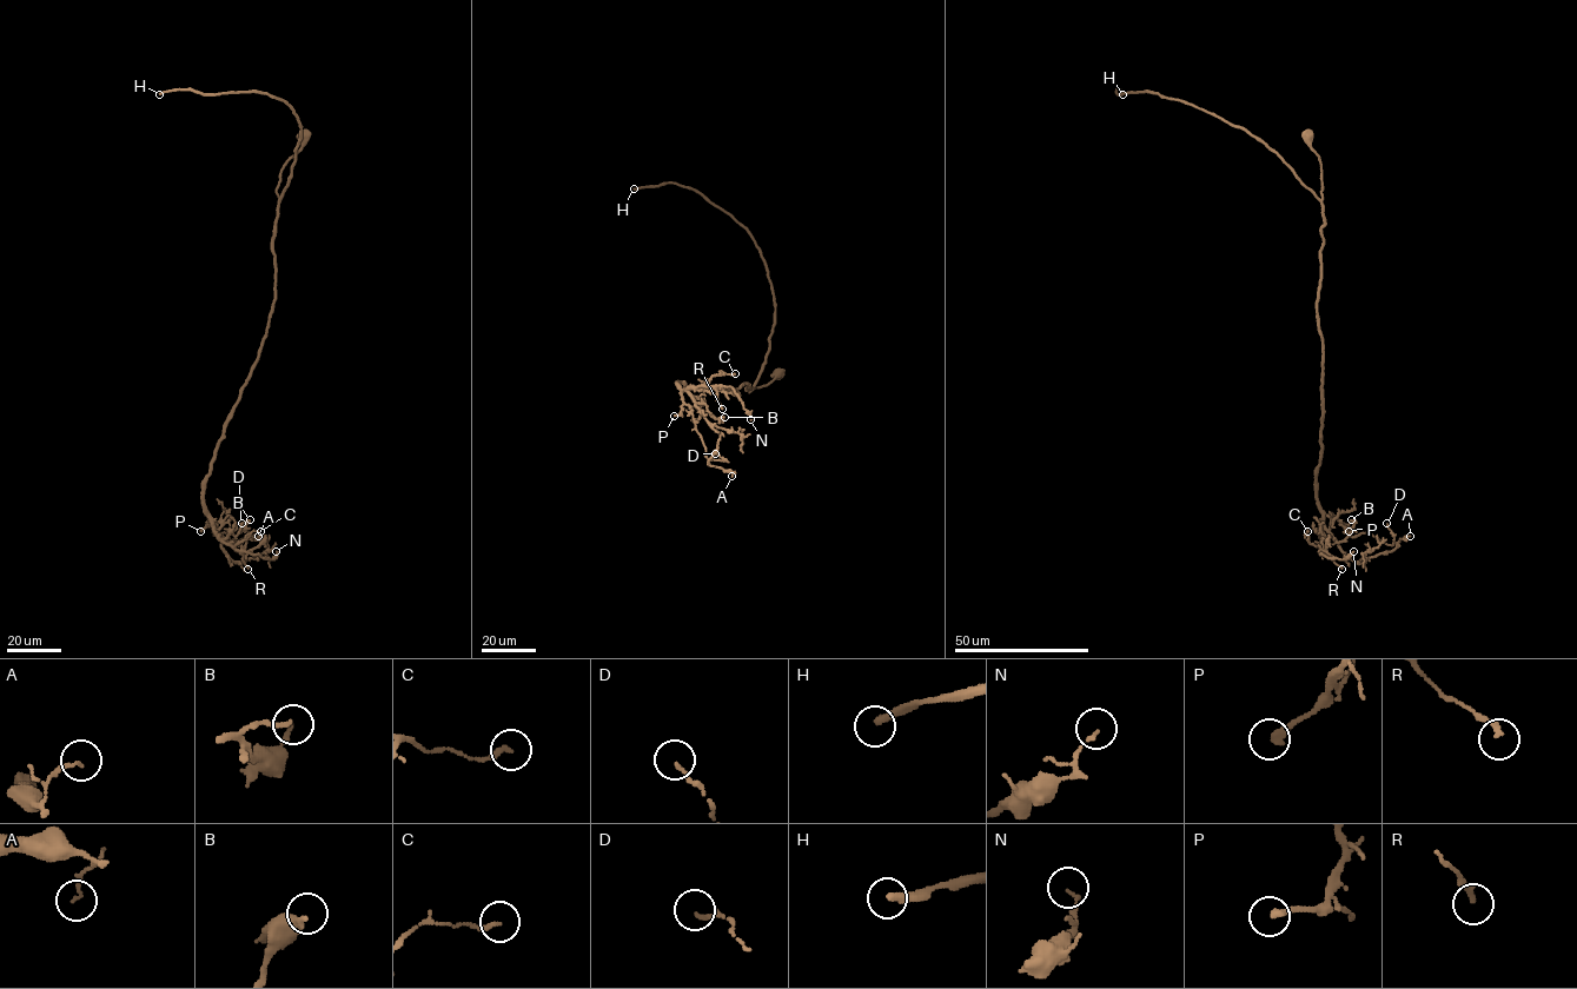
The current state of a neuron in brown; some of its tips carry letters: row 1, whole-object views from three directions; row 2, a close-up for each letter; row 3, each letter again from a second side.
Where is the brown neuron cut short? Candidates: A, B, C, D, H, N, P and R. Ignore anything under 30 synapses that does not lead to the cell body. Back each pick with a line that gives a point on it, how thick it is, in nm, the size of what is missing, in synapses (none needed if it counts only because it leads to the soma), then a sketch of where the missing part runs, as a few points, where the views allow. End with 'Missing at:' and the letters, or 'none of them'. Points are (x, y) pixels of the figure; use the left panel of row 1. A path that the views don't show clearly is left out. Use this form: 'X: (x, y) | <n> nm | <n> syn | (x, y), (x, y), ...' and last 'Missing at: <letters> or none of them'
H: (159, 94) | 280 nm | 250 syn | (159, 94), (110, 124), (238, 173)
Missing at: H

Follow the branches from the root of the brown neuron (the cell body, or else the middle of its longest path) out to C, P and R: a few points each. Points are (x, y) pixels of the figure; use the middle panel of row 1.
C: (777, 373), (749, 391), (748, 384), (734, 390), (677, 384), (696, 387), (707, 386), (713, 376), (735, 373)
P: (777, 373), (749, 391), (748, 384), (721, 390), (690, 387), (678, 382), (683, 405), (674, 416)
R: (777, 373), (749, 391), (748, 384), (721, 390), (677, 383), (682, 389), (713, 386), (722, 409)

